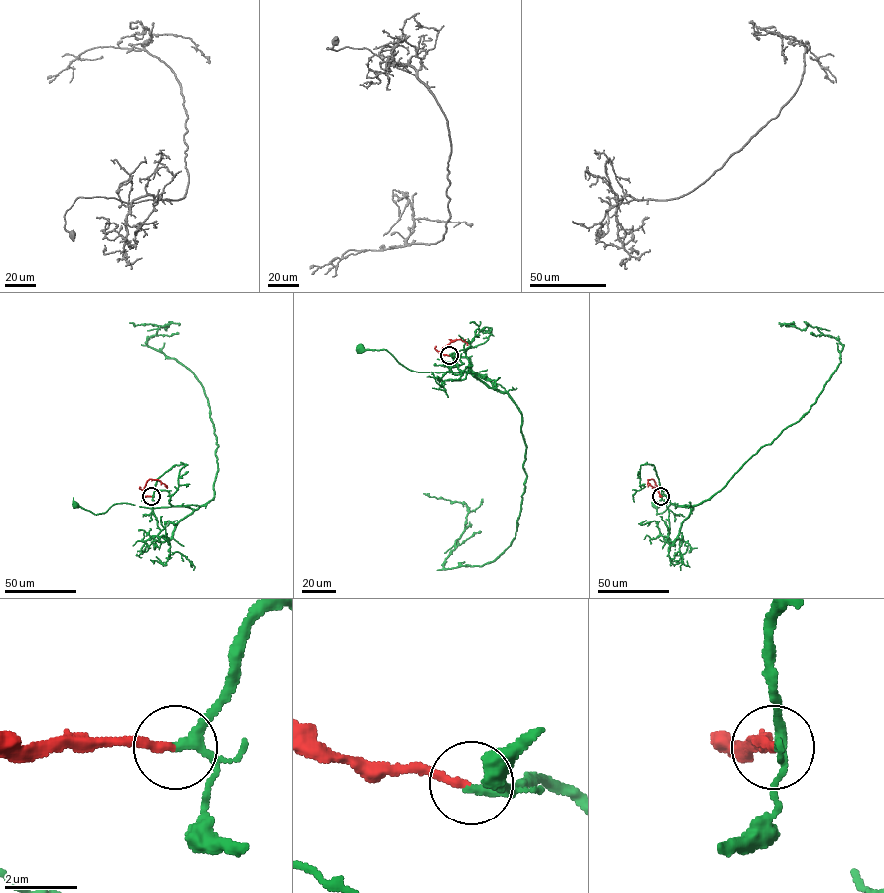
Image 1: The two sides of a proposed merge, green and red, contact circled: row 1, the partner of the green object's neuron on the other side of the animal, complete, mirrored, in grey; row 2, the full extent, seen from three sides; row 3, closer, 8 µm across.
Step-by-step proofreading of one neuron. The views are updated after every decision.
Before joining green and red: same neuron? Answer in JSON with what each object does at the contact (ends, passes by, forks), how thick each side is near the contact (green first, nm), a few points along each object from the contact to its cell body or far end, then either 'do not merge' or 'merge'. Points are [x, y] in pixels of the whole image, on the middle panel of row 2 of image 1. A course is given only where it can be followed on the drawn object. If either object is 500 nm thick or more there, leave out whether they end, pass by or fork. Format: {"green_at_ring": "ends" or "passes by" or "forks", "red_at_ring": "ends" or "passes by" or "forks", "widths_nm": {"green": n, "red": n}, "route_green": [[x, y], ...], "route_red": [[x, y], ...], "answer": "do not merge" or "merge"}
{"green_at_ring": "passes by", "red_at_ring": "ends", "widths_nm": {"green": 240, "red": 220}, "route_green": [[449, 355], [470, 359], [471, 369], [487, 378], [469, 373], [413, 372], [385, 349], [360, 349]], "route_red": [[449, 355], [440, 353], [447, 344], [458, 339], [467, 344]], "answer": "merge"}

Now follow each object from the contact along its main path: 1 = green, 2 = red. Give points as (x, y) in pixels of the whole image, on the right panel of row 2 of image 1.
1: (661, 496), (662, 490), (670, 502), (680, 506), (675, 508), (675, 503), (671, 504), (656, 514), (656, 506)
2: (661, 496), (656, 482), (649, 479), (652, 488)

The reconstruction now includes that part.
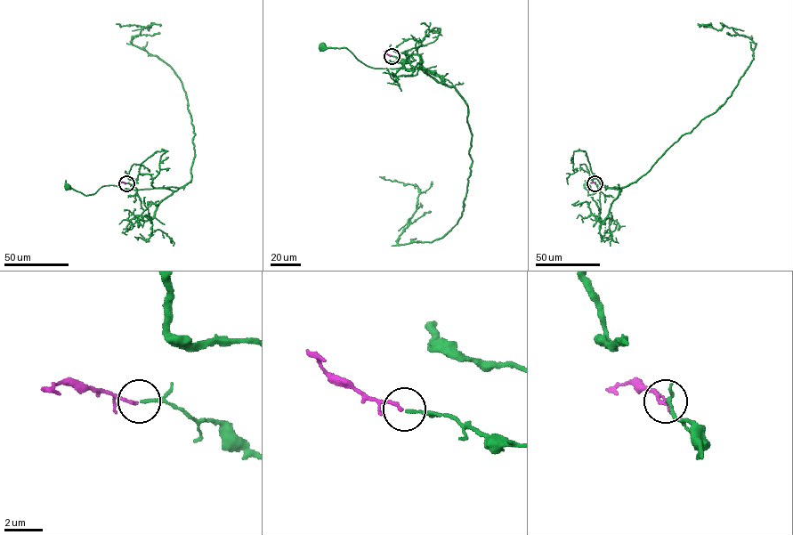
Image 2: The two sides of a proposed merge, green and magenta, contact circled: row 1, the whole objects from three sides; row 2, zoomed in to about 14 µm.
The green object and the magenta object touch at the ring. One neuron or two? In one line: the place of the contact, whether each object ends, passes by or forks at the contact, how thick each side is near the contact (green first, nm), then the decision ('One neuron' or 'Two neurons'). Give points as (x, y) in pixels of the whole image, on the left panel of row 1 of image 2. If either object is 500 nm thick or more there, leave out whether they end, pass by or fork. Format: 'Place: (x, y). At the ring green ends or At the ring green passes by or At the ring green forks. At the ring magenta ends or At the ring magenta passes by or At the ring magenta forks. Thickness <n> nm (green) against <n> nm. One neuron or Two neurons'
Place: (126, 183). At the ring green ends. At the ring magenta ends. Thickness 170 nm (green) against 170 nm. One neuron

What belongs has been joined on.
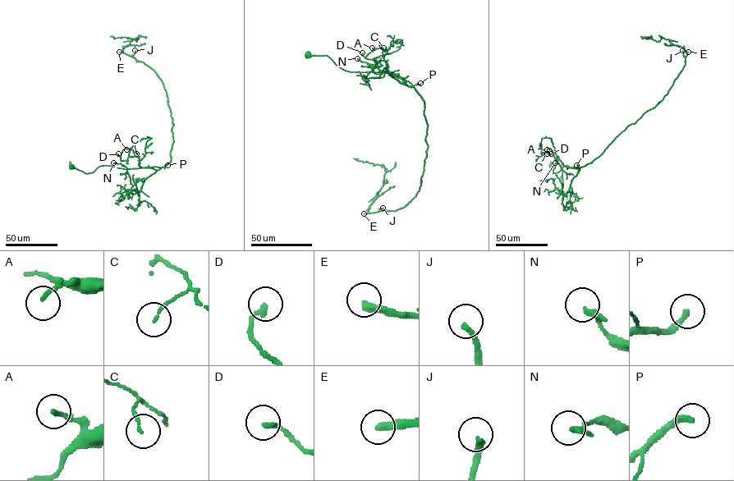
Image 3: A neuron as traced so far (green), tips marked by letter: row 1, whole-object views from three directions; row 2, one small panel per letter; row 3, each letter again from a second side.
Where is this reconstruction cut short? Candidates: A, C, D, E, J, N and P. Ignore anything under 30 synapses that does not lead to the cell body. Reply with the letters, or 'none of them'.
E, J, P

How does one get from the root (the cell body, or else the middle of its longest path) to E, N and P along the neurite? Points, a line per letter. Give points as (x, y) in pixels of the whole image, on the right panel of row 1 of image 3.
E: (552, 167), (557, 172), (564, 166), (583, 167), (598, 157), (662, 99), (685, 65), (688, 52)
N: (552, 167), (552, 173), (566, 165), (566, 169), (577, 169), (566, 194), (561, 191), (561, 169), (555, 162)
P: (552, 167), (553, 173), (566, 165), (566, 169), (579, 167), (576, 165)

